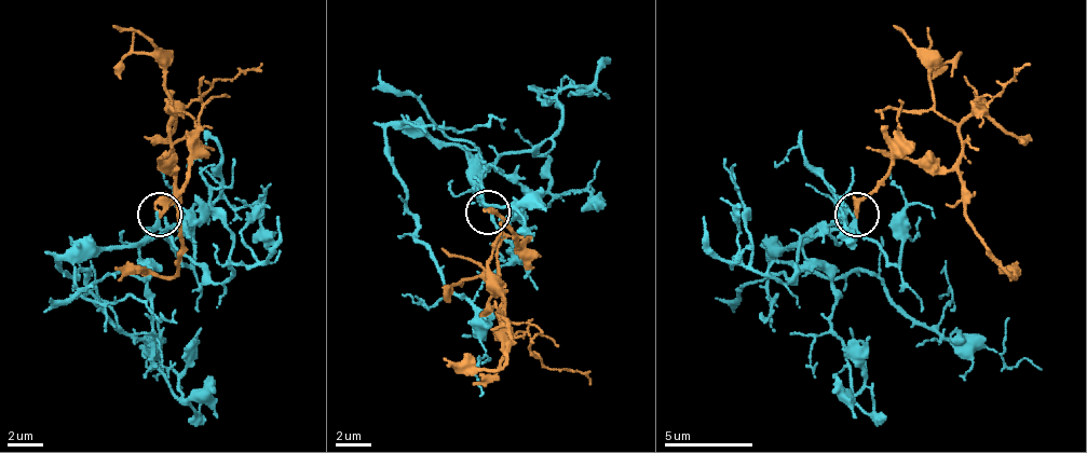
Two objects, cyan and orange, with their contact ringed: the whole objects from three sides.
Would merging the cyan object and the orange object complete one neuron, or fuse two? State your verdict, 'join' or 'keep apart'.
join

